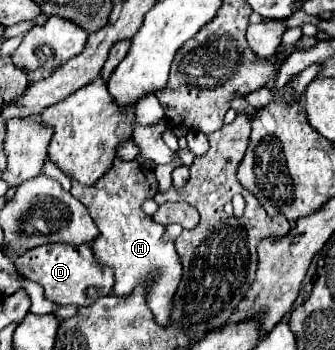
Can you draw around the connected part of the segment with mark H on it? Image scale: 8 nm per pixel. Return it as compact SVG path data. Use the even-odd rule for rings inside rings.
M115 158L113 167L99 179L95 185L79 185L79 181L71 181L71 195L77 197L91 213L91 219L95 221L99 229L99 237L91 243L95 257L113 267L115 271L115 287L113 293L123 297L129 295L137 283L145 279L147 273L153 269L159 269L163 277L159 277L159 285L155 285L149 291L149 307L155 315L155 321L165 325L169 319L169 307L171 299L175 295L175 289L181 281L181 261L177 257L177 251L173 243L163 245L163 225L157 225L151 221L149 215L141 211L141 201L145 197L151 197L157 193L157 179L155 173L141 167L137 159L123 161Z

